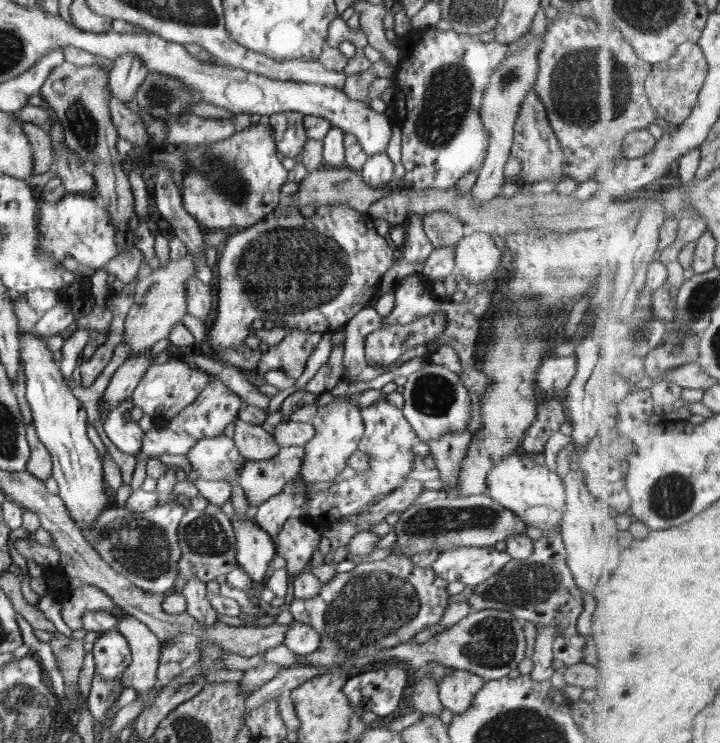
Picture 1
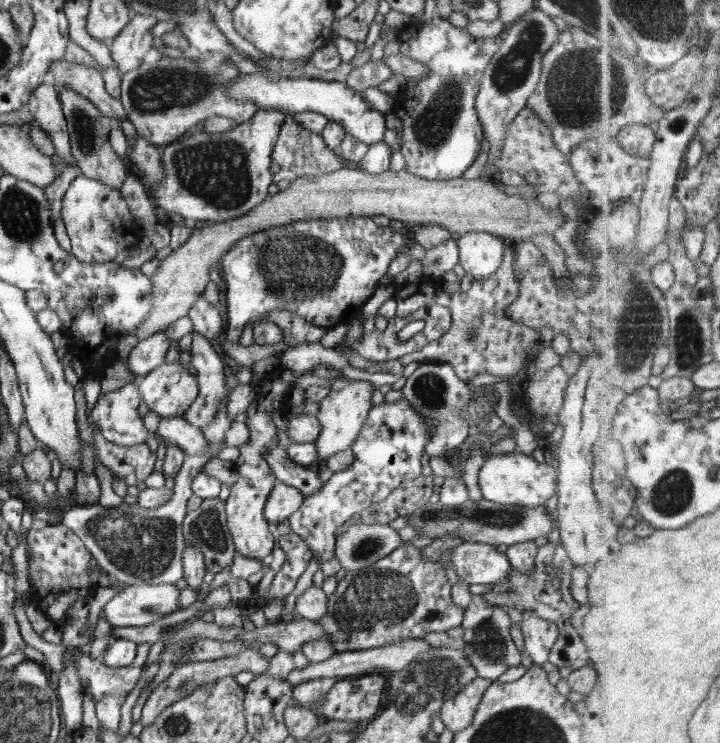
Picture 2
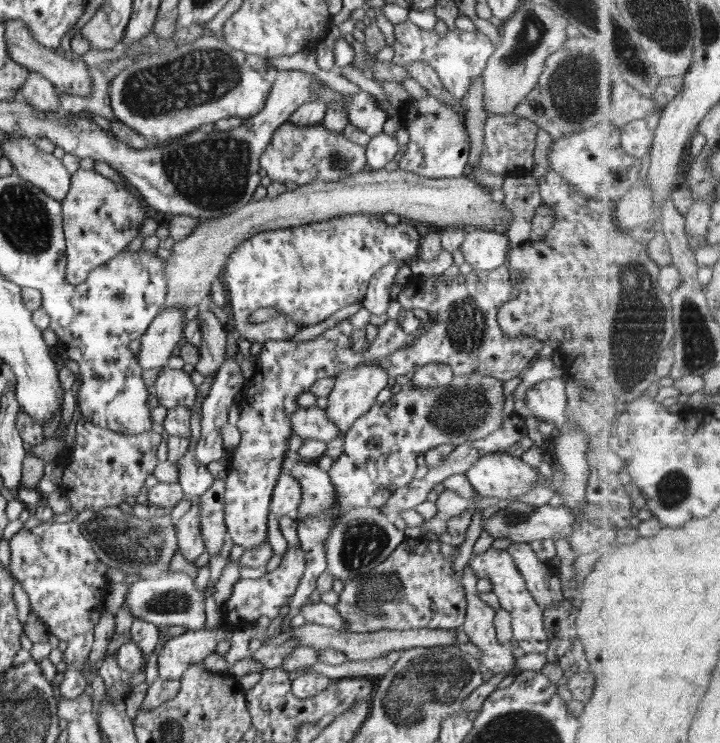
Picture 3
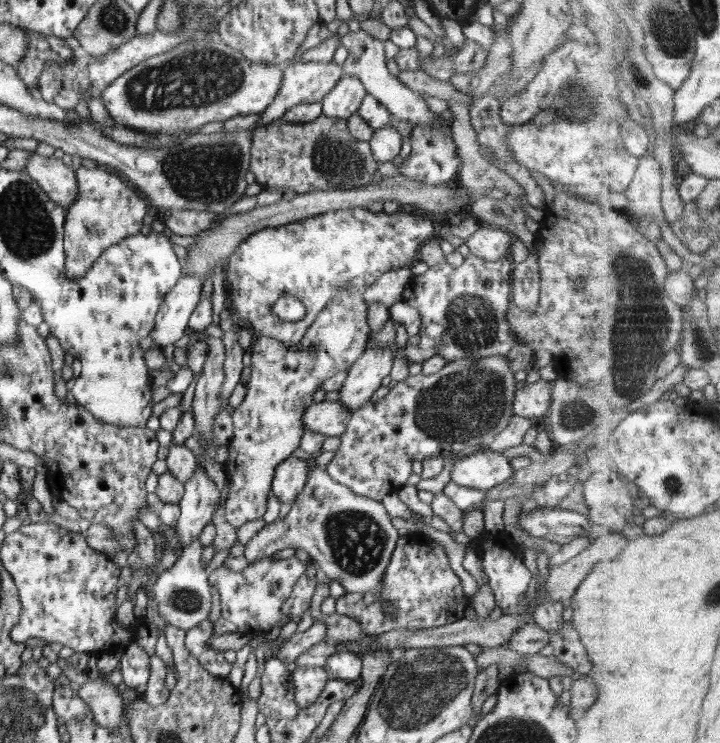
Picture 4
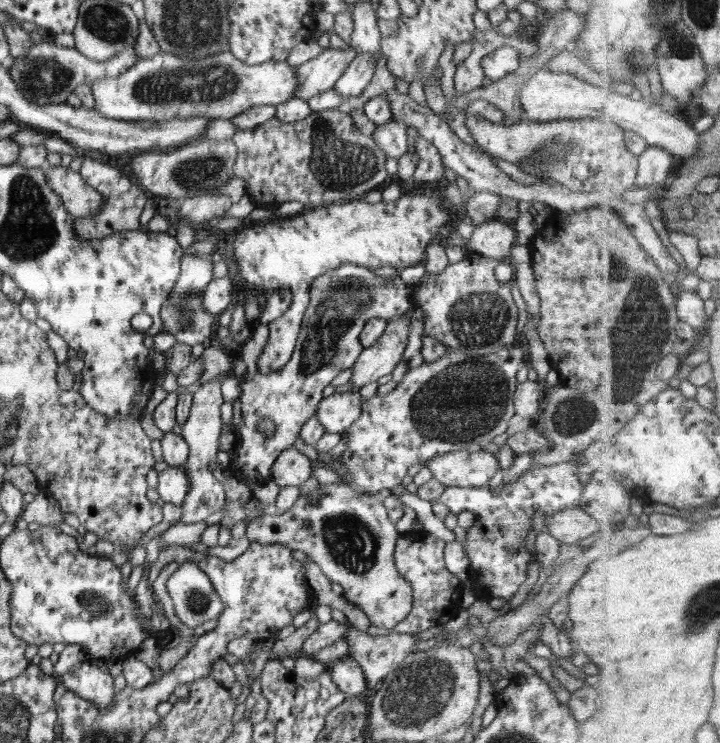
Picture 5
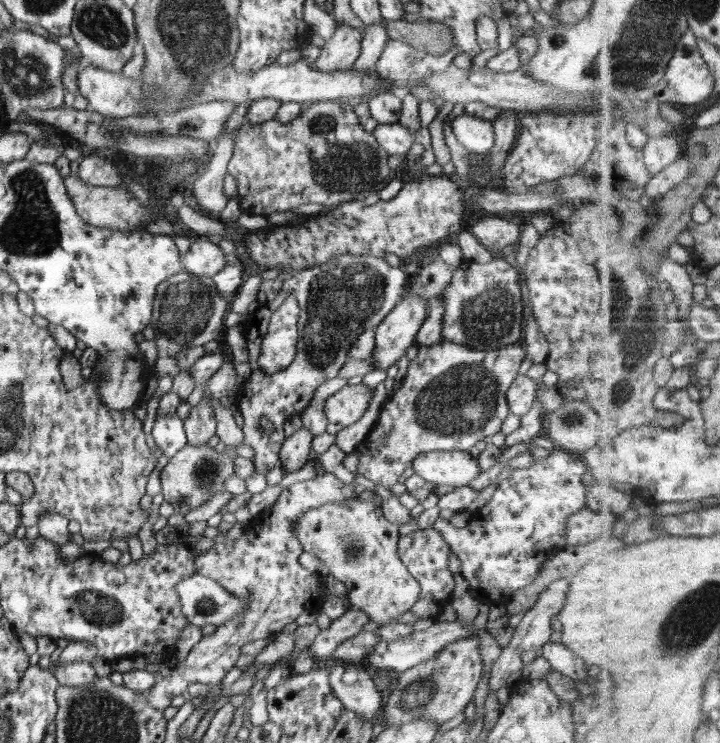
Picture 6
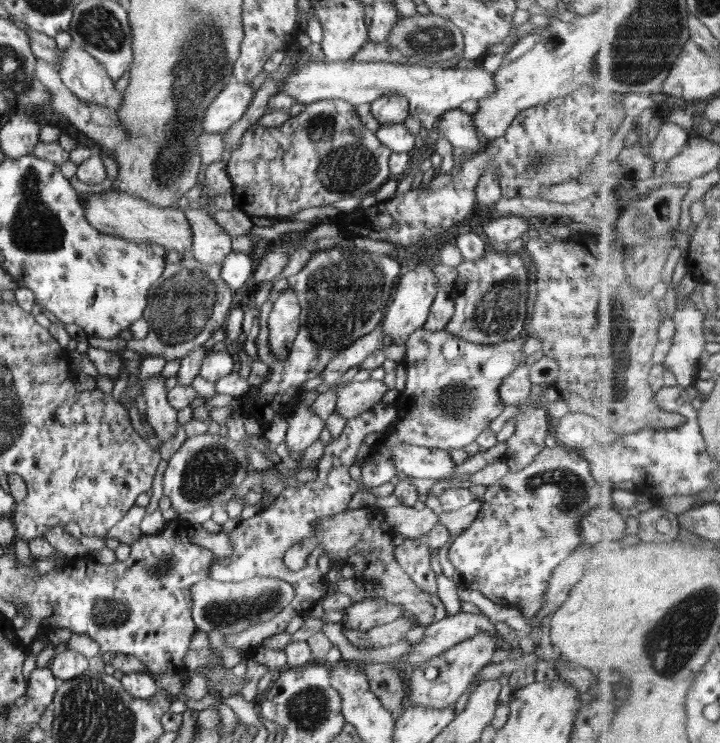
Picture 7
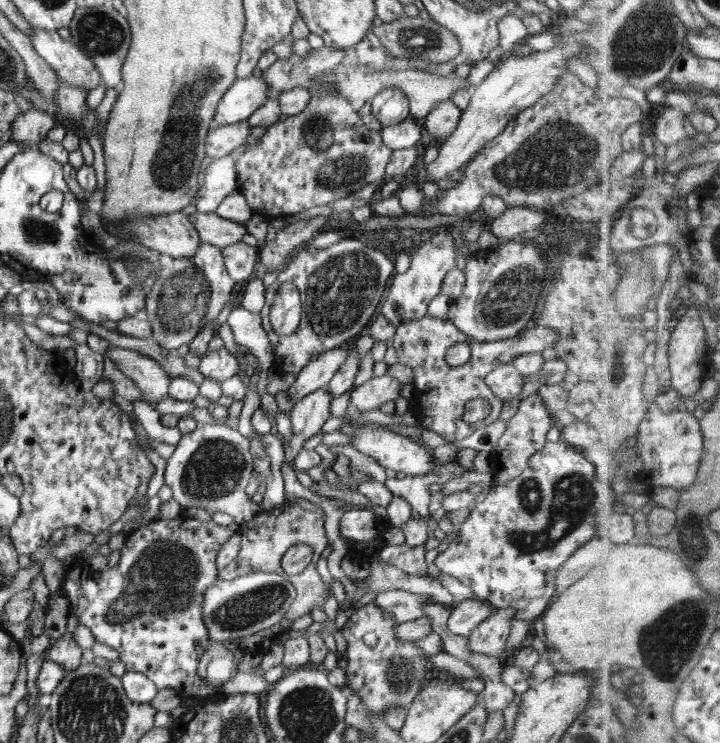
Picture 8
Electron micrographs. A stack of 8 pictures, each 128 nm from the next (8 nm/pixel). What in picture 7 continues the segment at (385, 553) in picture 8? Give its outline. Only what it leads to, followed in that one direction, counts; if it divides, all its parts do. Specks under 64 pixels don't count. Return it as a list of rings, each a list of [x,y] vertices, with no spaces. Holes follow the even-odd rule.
[[[441,523],[420,538],[405,538],[402,544],[395,546],[394,558],[414,584],[427,593],[436,593],[436,573],[430,563],[430,554],[449,541],[450,533]]]

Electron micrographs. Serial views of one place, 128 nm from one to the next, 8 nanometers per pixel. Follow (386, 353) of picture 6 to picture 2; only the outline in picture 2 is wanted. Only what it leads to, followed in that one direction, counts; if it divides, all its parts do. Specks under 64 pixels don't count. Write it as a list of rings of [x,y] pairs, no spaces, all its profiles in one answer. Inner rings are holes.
[[[341,375],[334,380],[326,398],[320,401],[320,409],[315,416],[321,424],[321,431],[314,444],[318,447],[319,460],[315,467],[320,470],[331,454],[351,448],[356,440],[372,405],[374,385],[366,380],[350,380]]]

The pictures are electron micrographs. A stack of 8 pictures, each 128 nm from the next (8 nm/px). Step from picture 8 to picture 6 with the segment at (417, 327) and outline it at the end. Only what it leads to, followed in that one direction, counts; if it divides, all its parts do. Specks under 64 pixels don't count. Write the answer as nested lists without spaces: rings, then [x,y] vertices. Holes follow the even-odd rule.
[[[442,338],[442,340],[438,341],[436,344],[432,344],[432,346],[420,345],[418,342],[414,342],[414,344],[418,345],[418,354],[414,360],[410,361],[406,376],[404,376],[404,380],[401,382],[402,386],[396,391],[396,393],[388,397],[381,405],[375,425],[364,438],[364,441],[358,444],[354,450],[354,453],[358,455],[359,460],[357,472],[362,474],[364,478],[372,480],[374,484],[381,484],[387,489],[390,489],[392,486],[394,486],[394,484],[396,484],[396,482],[398,482],[398,478],[400,478],[400,475],[404,472],[404,470],[406,470],[406,468],[411,467],[412,459],[417,454],[437,450],[466,451],[471,446],[474,446],[476,442],[480,442],[480,440],[490,440],[490,438],[492,438],[496,432],[500,432],[500,426],[502,426],[502,422],[504,422],[504,419],[509,412],[509,406],[505,395],[506,391],[510,386],[512,386],[512,382],[516,380],[516,376],[519,376],[518,372],[520,370],[522,360],[526,356],[526,351],[522,349],[518,343],[512,343],[504,348],[491,351],[477,351],[474,349],[469,349],[463,344],[450,342],[444,338]]]

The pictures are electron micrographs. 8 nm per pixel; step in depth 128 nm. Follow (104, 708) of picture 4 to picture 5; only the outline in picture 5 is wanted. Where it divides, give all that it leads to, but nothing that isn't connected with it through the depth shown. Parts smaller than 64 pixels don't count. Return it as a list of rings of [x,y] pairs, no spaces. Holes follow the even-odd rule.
[[[84,660],[73,669],[57,677],[59,684],[73,690],[78,696],[85,698],[104,710],[112,704],[114,696],[114,678],[107,670],[102,670],[92,660]]]

